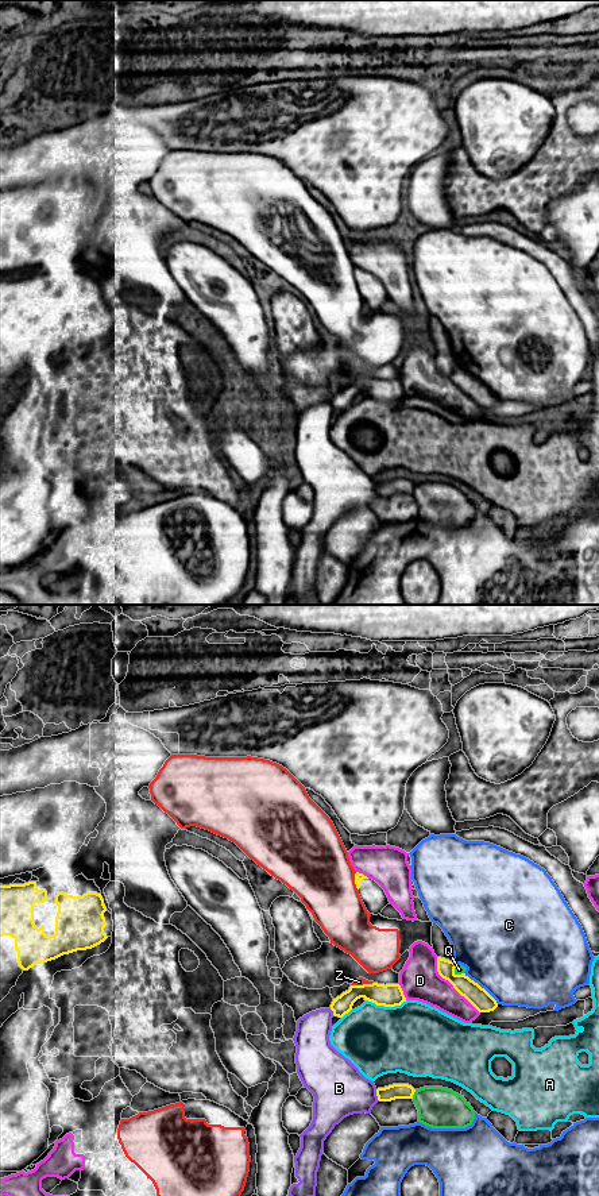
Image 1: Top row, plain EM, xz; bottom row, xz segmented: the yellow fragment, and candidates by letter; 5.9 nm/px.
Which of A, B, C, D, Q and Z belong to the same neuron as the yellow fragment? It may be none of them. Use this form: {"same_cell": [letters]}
{"same_cell": []}

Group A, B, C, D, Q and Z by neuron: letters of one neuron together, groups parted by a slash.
A / B Z / C / D / Q

